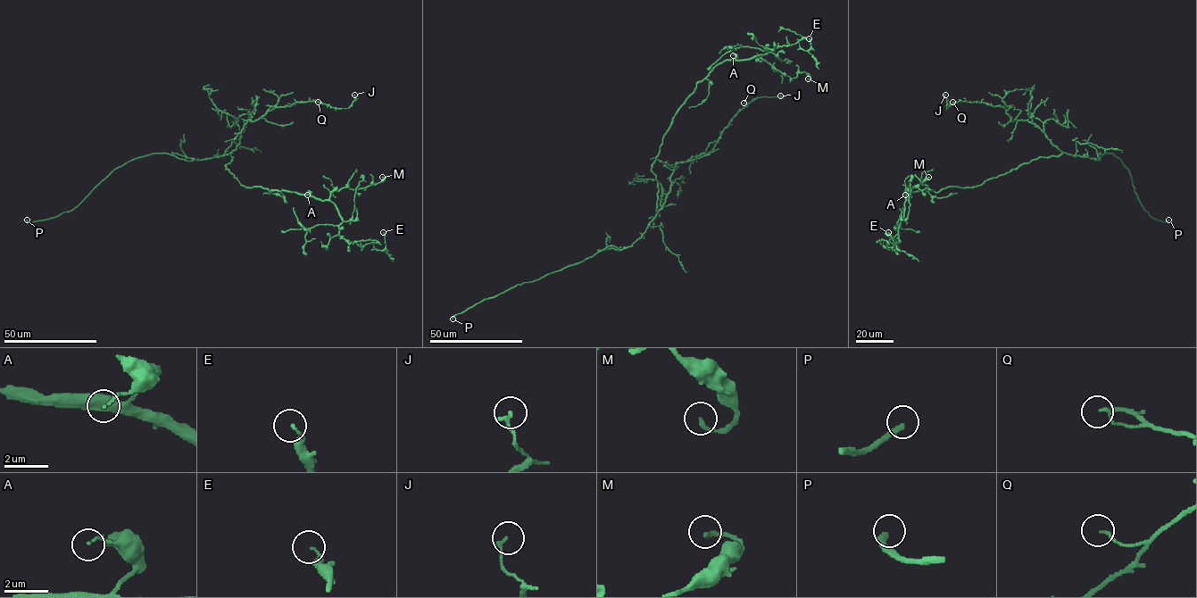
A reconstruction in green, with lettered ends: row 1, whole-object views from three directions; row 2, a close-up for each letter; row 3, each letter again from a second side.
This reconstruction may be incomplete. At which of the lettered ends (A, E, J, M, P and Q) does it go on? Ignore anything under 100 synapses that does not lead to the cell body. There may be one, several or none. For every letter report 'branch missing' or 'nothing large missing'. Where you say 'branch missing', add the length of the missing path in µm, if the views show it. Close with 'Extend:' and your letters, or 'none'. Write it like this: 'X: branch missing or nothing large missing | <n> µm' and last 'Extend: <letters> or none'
A: nothing large missing
E: nothing large missing
J: nothing large missing
M: nothing large missing
P: branch missing | 25 µm
Q: nothing large missing
Extend: P

